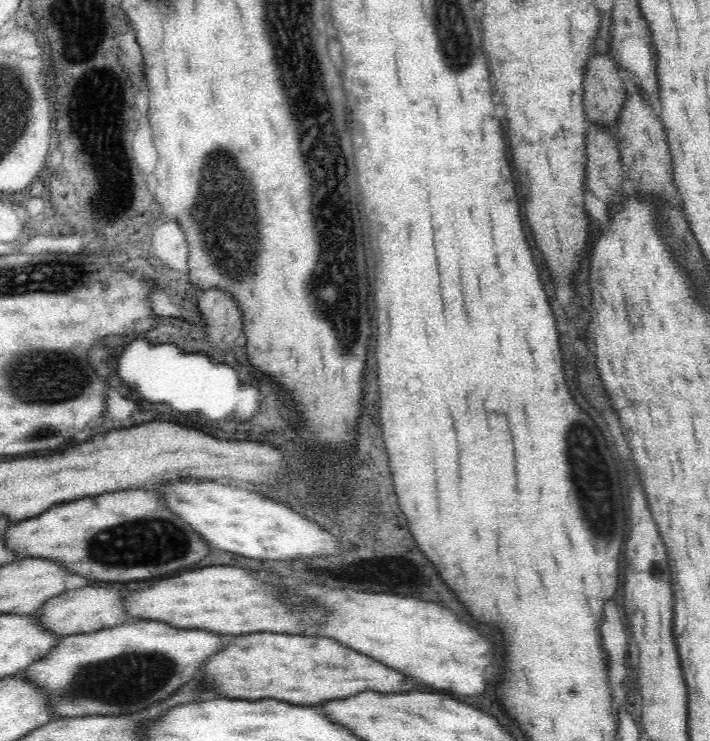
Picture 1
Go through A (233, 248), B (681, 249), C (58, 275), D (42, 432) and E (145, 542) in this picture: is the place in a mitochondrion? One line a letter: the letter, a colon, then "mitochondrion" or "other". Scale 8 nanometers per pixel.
A: mitochondrion
B: mitochondrion
C: mitochondrion
D: mitochondrion
E: mitochondrion

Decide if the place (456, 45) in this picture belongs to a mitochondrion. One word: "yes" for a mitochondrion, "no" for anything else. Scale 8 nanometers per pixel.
yes

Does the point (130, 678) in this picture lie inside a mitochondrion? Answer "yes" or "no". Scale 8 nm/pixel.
yes

